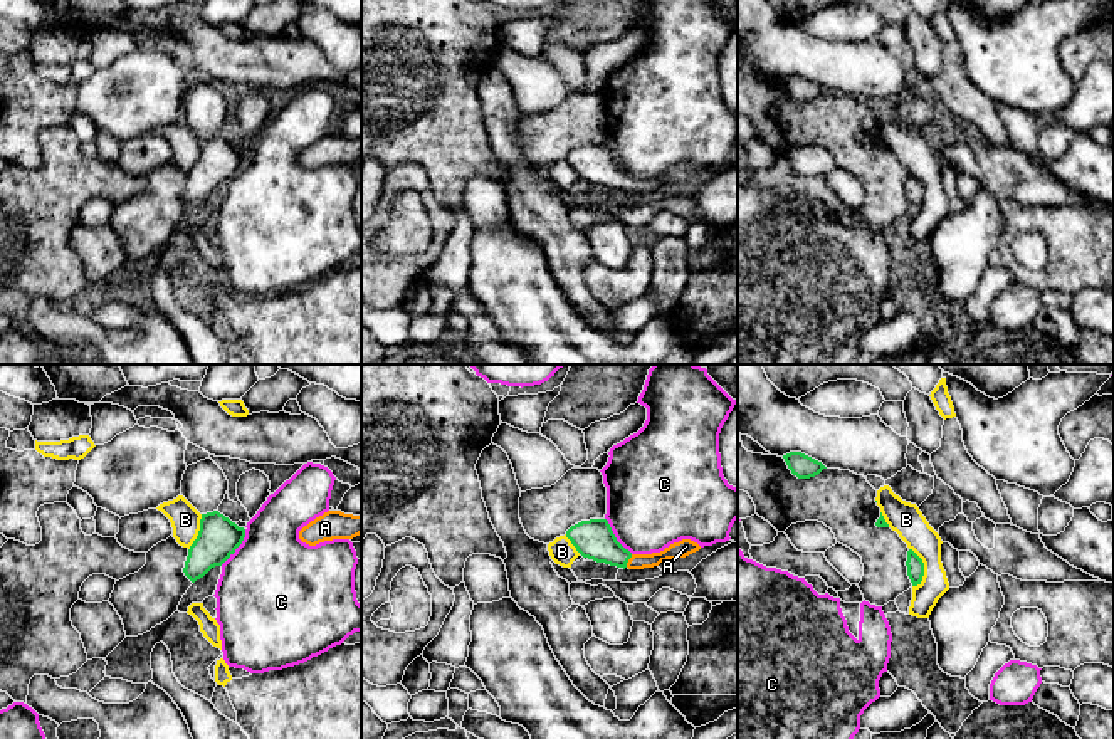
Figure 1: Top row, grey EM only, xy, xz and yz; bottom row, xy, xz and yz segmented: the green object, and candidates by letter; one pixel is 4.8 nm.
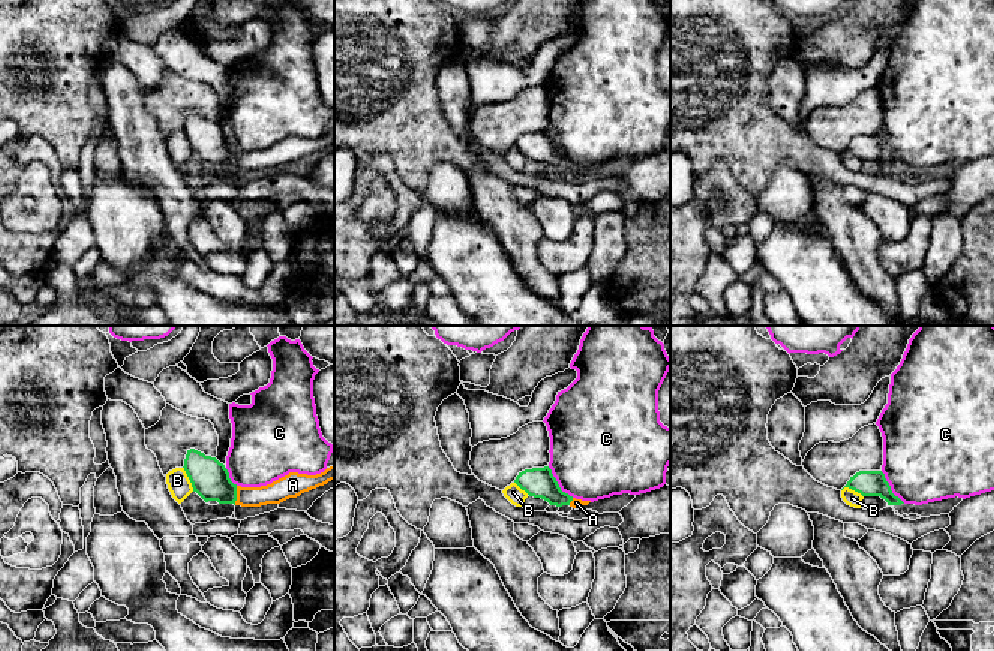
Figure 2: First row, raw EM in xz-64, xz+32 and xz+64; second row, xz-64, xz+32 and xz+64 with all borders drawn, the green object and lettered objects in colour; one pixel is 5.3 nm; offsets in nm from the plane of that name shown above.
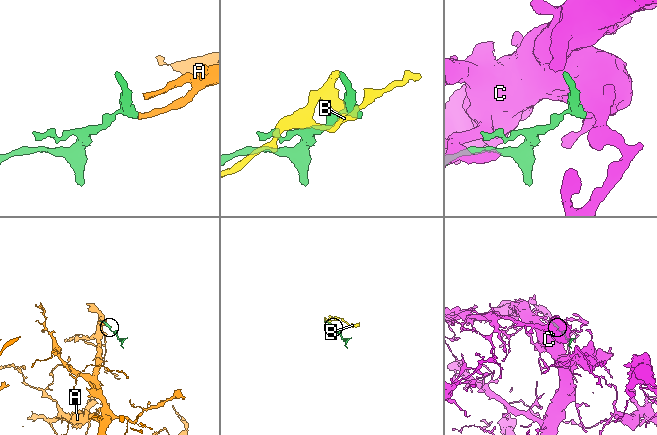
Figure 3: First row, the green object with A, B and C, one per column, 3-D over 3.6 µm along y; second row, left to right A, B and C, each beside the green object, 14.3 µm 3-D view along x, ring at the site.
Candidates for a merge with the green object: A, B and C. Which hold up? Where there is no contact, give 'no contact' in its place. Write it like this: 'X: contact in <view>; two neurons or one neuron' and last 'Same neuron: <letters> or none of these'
A: contact in xz; one neuron
B: contact in yz; two neurons
C: contact in xy; two neurons
Same neuron: A

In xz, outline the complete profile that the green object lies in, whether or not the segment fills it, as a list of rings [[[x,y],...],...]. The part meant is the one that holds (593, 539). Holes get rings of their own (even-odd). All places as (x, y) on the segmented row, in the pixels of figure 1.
[[[607,519],[581,521],[566,531],[566,537],[583,558],[623,569],[654,568],[662,561],[686,558],[701,549],[697,542],[682,539],[660,553],[632,554],[617,541]]]

